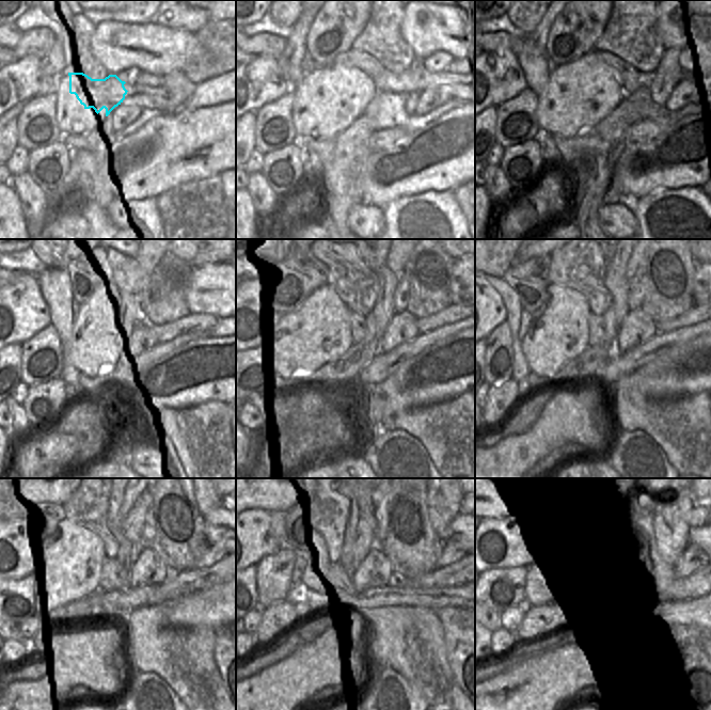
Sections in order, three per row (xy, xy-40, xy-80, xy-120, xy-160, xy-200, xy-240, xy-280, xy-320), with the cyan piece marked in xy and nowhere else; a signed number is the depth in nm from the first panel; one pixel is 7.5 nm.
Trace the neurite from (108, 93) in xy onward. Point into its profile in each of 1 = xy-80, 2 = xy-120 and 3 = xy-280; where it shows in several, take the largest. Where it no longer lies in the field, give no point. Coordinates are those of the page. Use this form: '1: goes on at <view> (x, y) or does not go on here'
1: goes on at xy-80 (575, 80)
2: goes on at xy-120 (97, 288)
3: goes on at xy-280 (294, 574)

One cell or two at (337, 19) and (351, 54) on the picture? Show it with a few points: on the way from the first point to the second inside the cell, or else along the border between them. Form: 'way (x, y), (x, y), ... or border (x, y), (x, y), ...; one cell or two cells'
border (350, 48), (338, 54), (333, 61); two cells

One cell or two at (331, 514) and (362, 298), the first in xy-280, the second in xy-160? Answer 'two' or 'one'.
one

